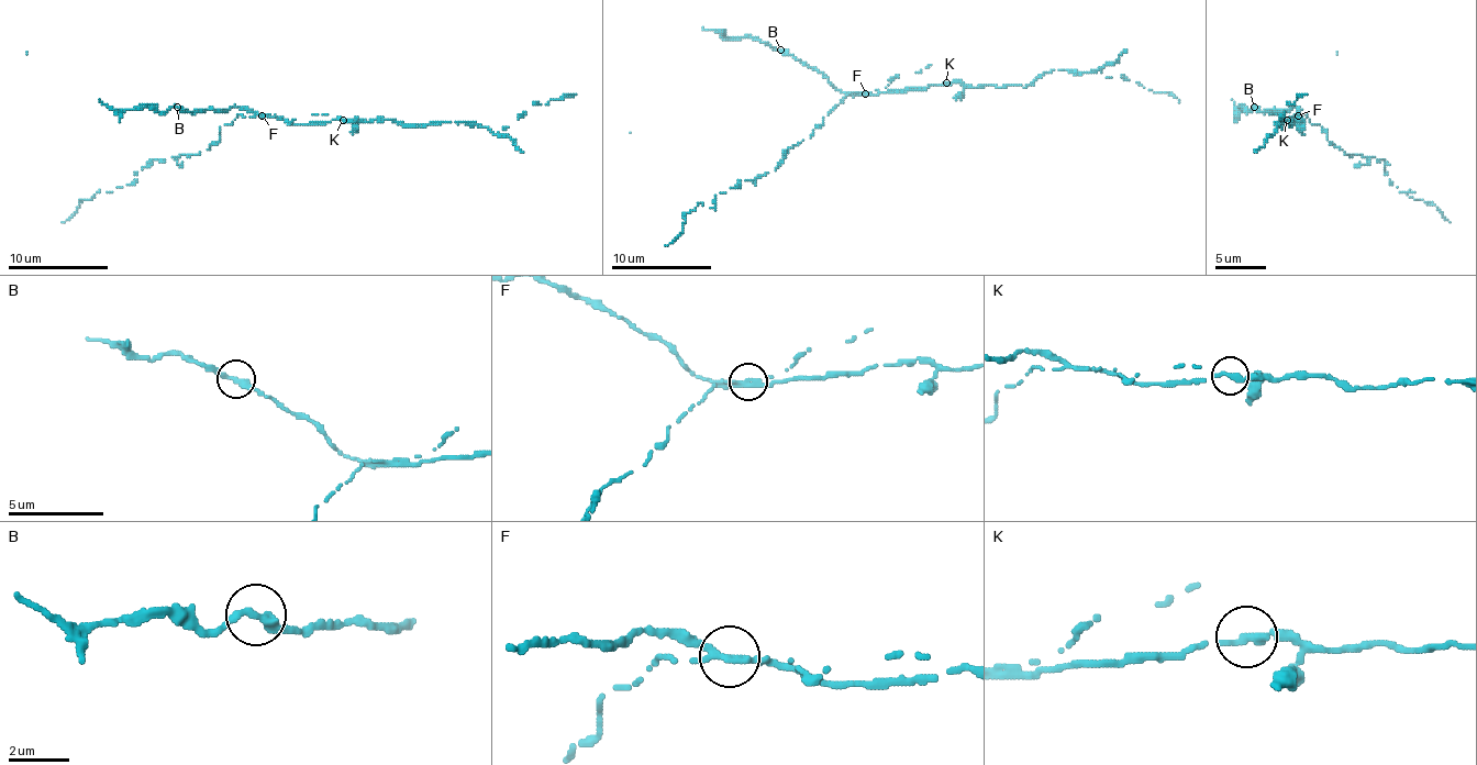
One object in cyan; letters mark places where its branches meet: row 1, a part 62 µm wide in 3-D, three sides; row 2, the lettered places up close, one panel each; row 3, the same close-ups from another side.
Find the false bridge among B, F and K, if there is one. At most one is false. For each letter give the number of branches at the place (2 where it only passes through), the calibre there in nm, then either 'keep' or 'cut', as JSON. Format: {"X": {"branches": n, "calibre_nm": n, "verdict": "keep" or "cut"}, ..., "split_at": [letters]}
{"B": {"branches": 2, "calibre_nm": 320, "verdict": "keep"}, "F": {"branches": 2, "calibre_nm": 300, "verdict": "cut"}, "K": {"branches": 2, "calibre_nm": 280, "verdict": "keep"}, "split_at": ["F"]}

